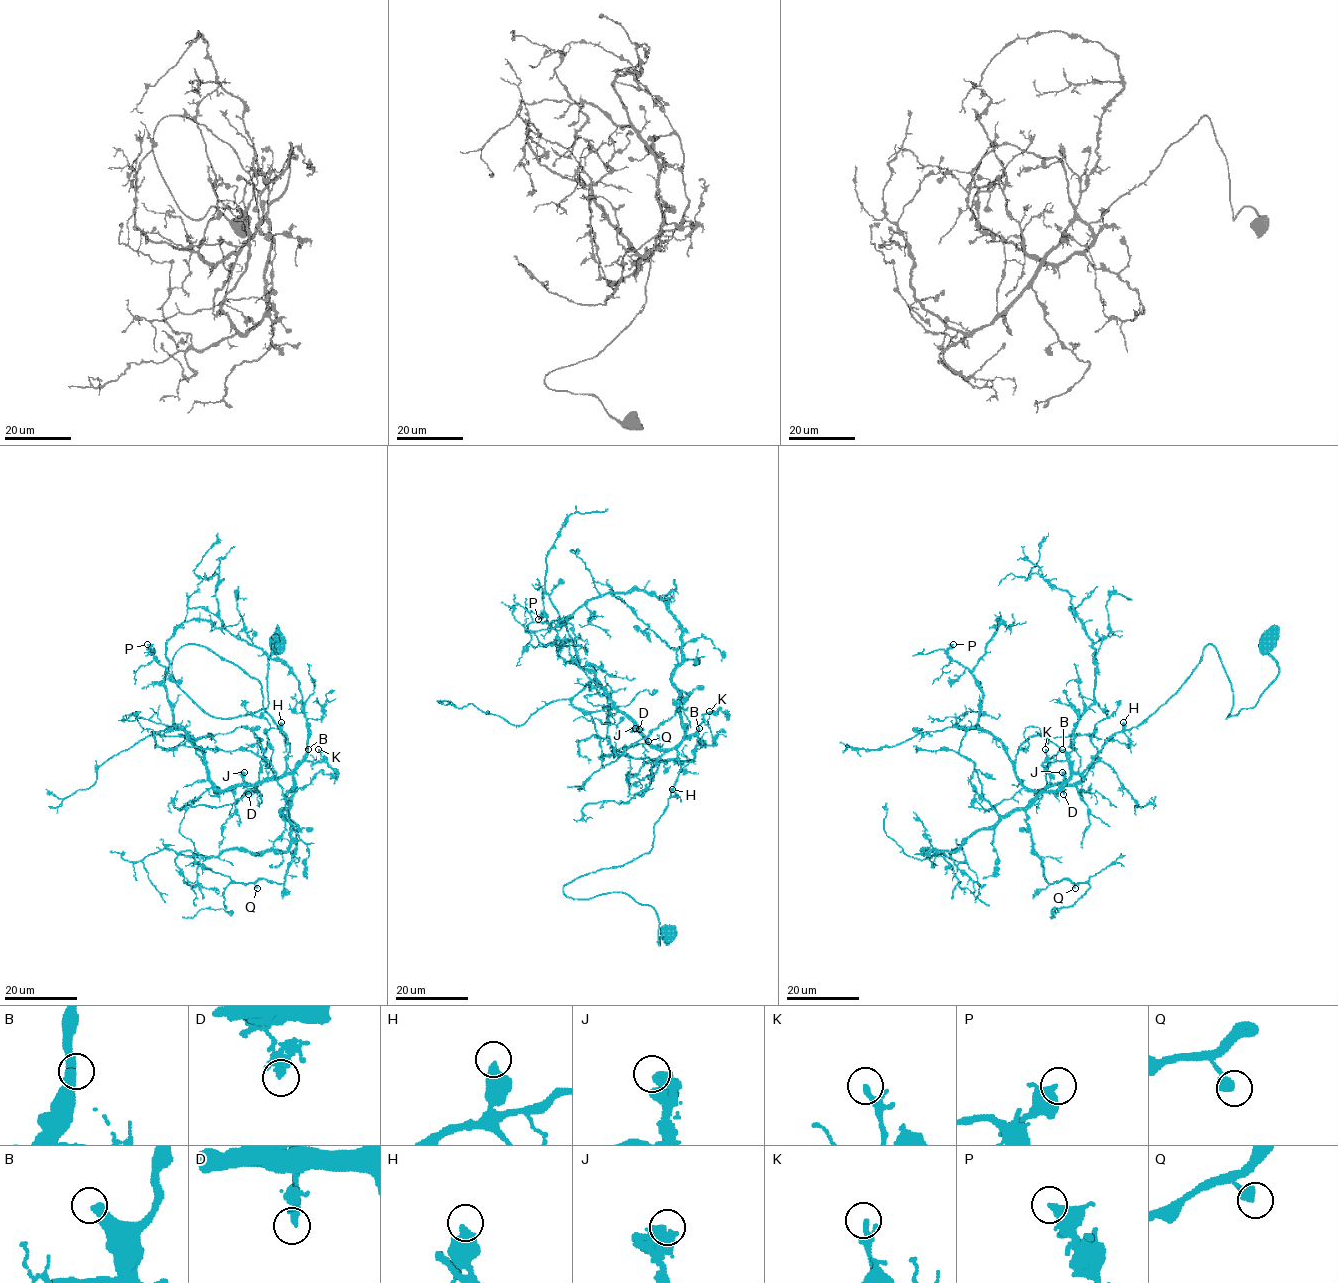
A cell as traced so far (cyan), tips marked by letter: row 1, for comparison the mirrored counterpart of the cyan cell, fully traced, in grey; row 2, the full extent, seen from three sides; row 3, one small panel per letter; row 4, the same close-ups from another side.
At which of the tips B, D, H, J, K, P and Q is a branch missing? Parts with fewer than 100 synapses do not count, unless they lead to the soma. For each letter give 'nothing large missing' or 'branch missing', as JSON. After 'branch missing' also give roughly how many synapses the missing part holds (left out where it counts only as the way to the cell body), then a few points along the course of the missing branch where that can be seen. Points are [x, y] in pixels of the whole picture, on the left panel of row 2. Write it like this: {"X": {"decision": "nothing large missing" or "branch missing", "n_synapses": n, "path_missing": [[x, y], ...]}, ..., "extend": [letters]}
{"B": {"decision": "branch missing", "n_synapses": 100, "path_missing": [[308, 749], [325, 708], [320, 689], [324, 668], [316, 687], [287, 722], [261, 720], [244, 700]]}, "D": {"decision": "nothing large missing"}, "H": {"decision": "nothing large missing"}, "J": {"decision": "nothing large missing"}, "K": {"decision": "nothing large missing"}, "P": {"decision": "nothing large missing"}, "Q": {"decision": "nothing large missing"}, "extend": ["B"]}

